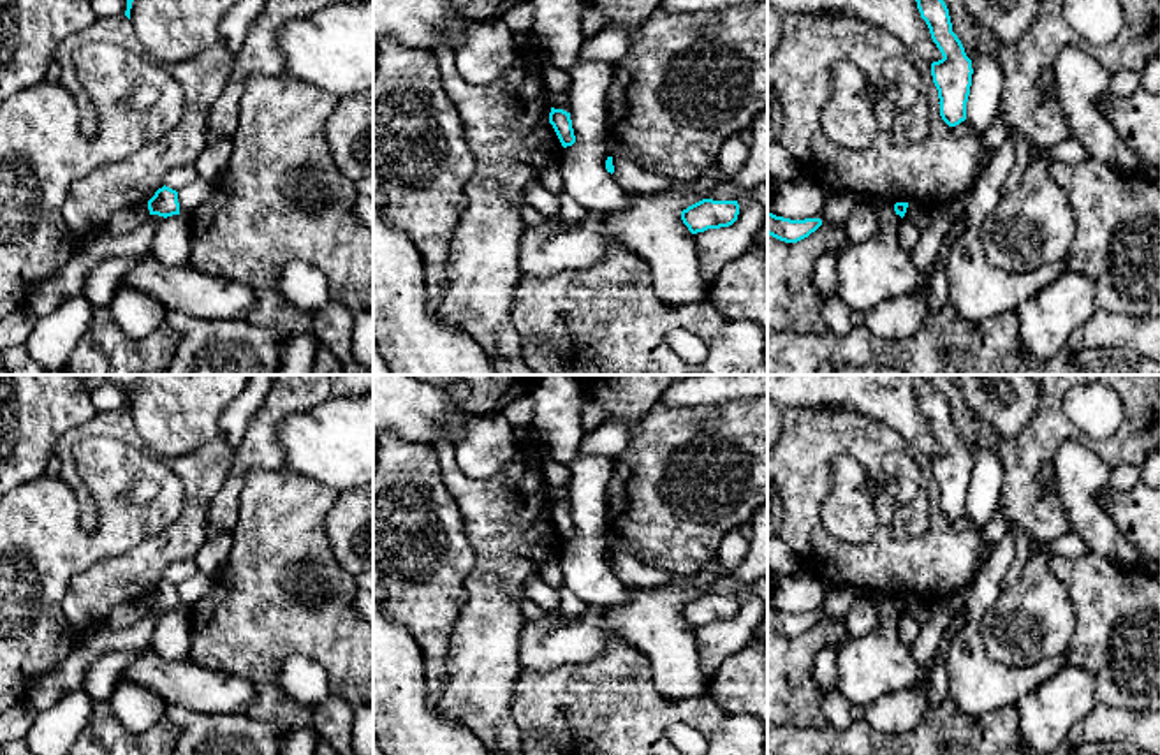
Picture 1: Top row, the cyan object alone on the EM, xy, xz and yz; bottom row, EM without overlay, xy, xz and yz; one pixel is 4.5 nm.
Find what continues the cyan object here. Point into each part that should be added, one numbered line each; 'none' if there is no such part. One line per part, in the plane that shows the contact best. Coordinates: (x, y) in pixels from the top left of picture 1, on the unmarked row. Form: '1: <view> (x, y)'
none

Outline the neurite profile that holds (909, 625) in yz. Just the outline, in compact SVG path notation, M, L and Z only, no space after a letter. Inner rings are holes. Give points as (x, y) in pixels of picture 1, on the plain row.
M901 612L899 619L899 641L910 648L915 637L919 635L922 625L919 619L908 612Z

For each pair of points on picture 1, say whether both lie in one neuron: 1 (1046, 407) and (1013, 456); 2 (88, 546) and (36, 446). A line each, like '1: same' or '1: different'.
1: same
2: different

